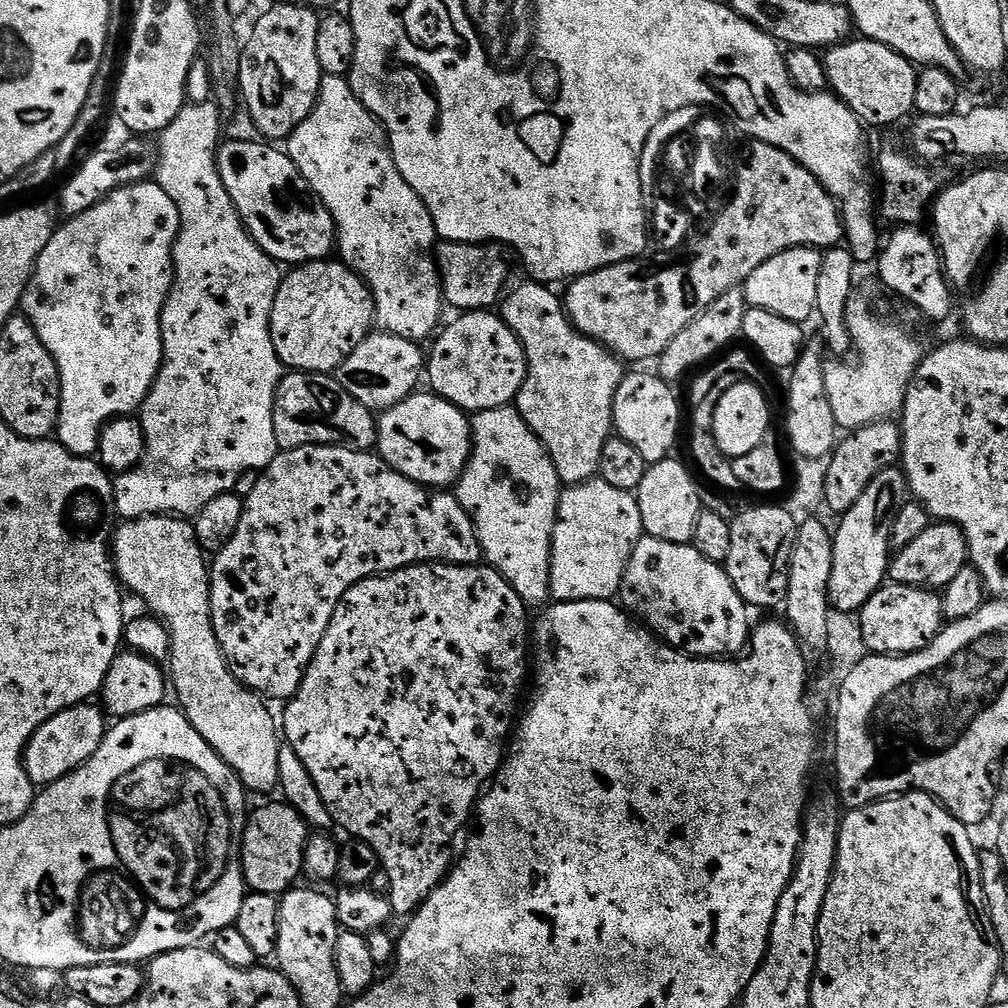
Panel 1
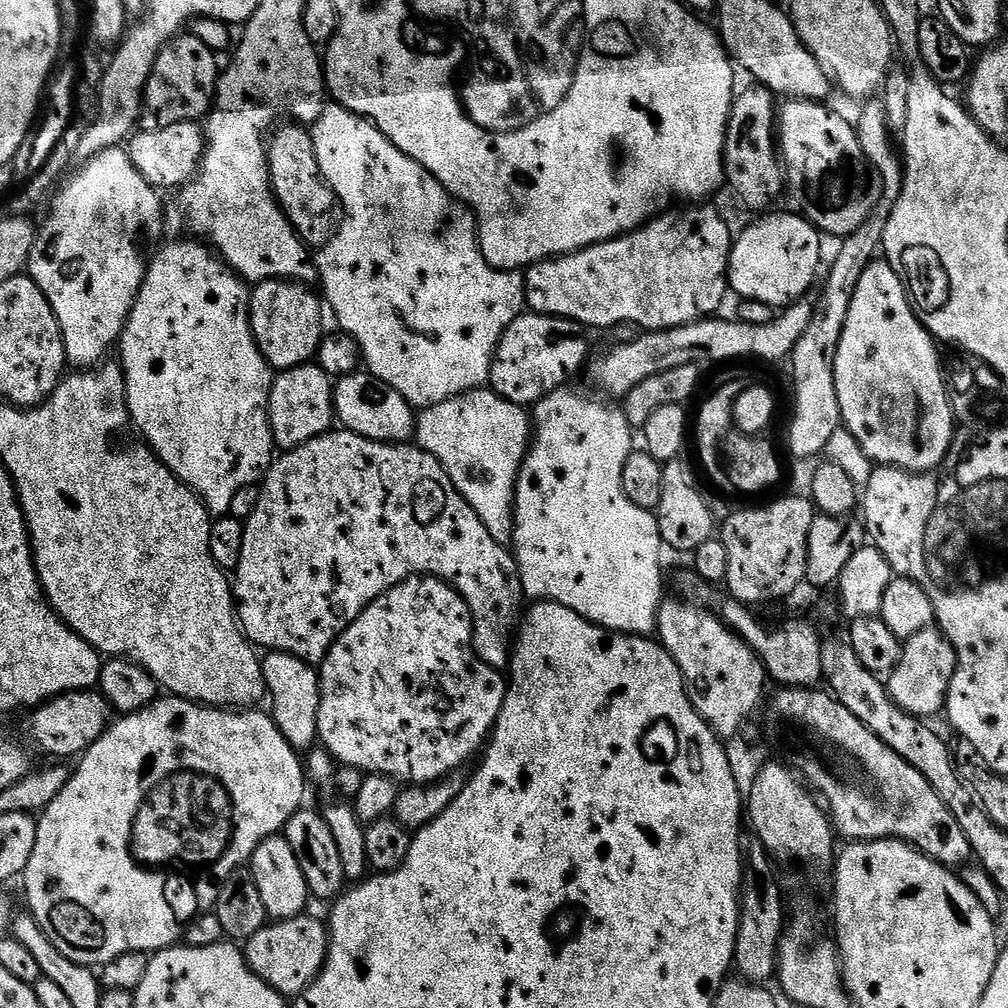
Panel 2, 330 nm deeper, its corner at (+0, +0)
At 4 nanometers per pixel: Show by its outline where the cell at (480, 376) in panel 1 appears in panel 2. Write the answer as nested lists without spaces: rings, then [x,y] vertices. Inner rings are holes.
[[[521,314],[517,320],[510,322],[496,348],[496,355],[492,358],[490,388],[512,403],[534,406],[539,400],[546,398],[546,394],[565,387],[571,381],[568,379],[578,375],[584,363],[584,367],[589,363],[587,334],[589,335],[585,325],[578,324],[575,320],[564,320],[560,316]]]

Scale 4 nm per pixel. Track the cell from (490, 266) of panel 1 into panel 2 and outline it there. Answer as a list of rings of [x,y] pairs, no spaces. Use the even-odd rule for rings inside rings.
[[[688,206],[685,212],[676,212],[673,216],[657,215],[648,221],[642,228],[629,232],[626,236],[616,236],[612,240],[603,240],[589,248],[583,248],[580,252],[570,252],[567,256],[558,256],[551,260],[541,260],[533,264],[523,273],[524,299],[527,307],[533,313],[541,316],[560,316],[564,320],[575,320],[576,323],[592,328],[612,328],[615,324],[637,324],[640,330],[663,330],[665,328],[677,328],[683,324],[694,324],[697,320],[711,317],[720,308],[724,295],[729,295],[728,260],[732,256],[734,232],[728,229],[728,224],[712,208],[708,206]]]

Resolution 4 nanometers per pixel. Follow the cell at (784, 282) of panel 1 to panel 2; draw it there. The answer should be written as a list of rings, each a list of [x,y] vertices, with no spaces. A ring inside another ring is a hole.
[[[795,211],[792,212],[780,212],[777,216],[765,215],[760,218],[765,218],[765,220],[750,225],[741,236],[739,233],[735,237],[732,256],[728,260],[728,282],[731,291],[737,292],[741,301],[766,302],[766,306],[783,310],[795,300],[803,300],[809,295],[808,287],[815,282],[816,271],[820,268],[820,239],[822,236],[811,220]]]

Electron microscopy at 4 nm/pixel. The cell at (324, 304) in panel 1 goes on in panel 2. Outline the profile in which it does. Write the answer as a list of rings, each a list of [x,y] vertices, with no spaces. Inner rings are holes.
[[[261,280],[251,289],[248,320],[252,324],[252,337],[273,369],[283,370],[309,363],[320,349],[325,331],[324,316],[320,313],[322,300],[308,288],[311,287],[304,282]]]

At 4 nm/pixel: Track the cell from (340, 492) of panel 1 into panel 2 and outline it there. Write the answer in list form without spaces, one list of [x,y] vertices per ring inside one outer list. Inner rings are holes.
[[[347,430],[325,432],[323,436],[285,451],[281,456],[284,457],[281,460],[279,457],[273,463],[262,481],[258,506],[254,506],[254,514],[250,514],[250,518],[244,526],[242,558],[238,558],[238,566],[234,570],[234,611],[244,635],[252,641],[257,649],[294,654],[305,660],[307,664],[319,665],[328,657],[328,651],[332,649],[332,643],[335,642],[336,637],[344,629],[349,628],[363,614],[364,609],[373,604],[383,592],[389,592],[403,580],[427,574],[443,580],[445,584],[452,585],[468,604],[474,621],[472,647],[476,649],[477,660],[483,664],[489,664],[491,668],[497,670],[509,667],[514,637],[517,635],[518,625],[522,619],[520,603],[525,603],[526,600],[520,568],[516,565],[515,555],[505,545],[494,542],[494,538],[490,538],[490,530],[486,530],[486,526],[482,526],[482,518],[478,518],[478,514],[474,514],[474,510],[468,505],[466,498],[462,498],[462,494],[458,494],[454,482],[450,482],[450,478],[438,462],[438,458],[434,458],[423,448],[413,446],[408,442],[380,444],[376,440],[367,440]]]

